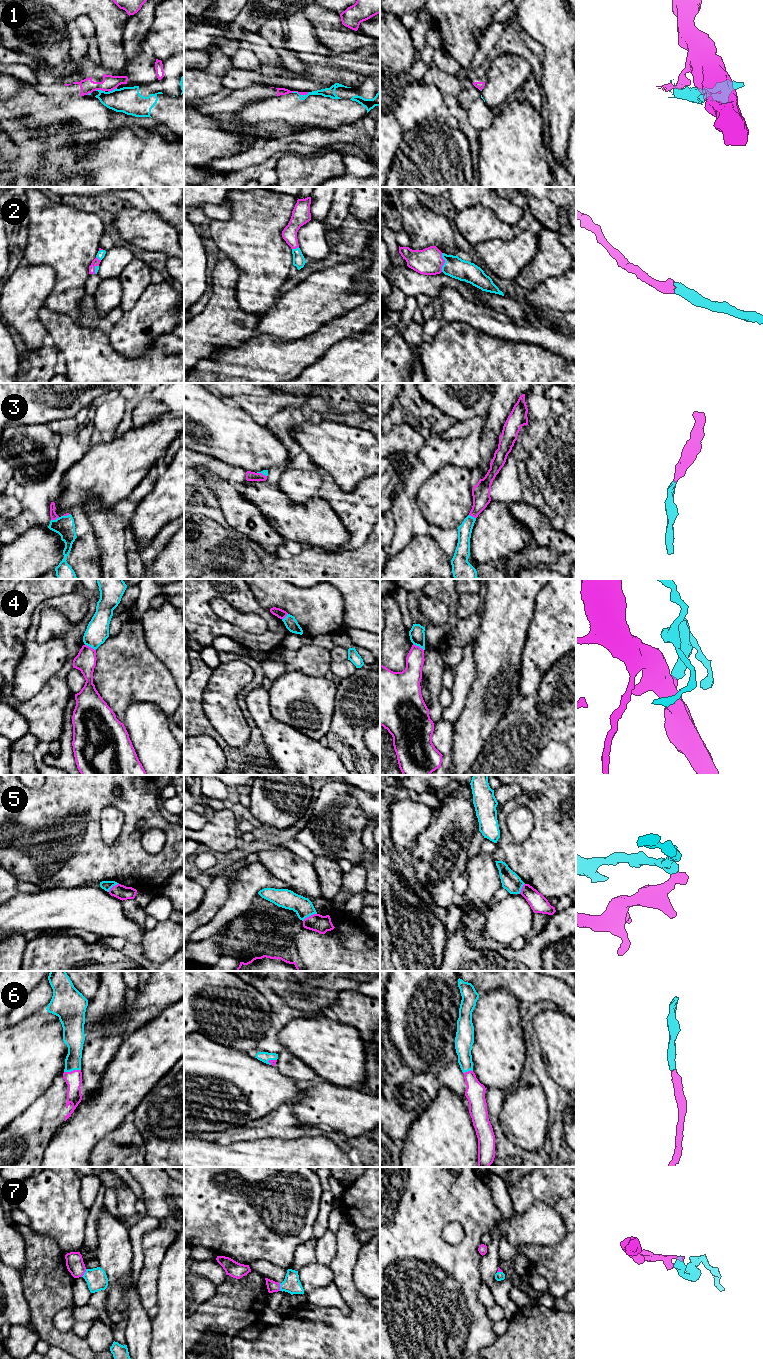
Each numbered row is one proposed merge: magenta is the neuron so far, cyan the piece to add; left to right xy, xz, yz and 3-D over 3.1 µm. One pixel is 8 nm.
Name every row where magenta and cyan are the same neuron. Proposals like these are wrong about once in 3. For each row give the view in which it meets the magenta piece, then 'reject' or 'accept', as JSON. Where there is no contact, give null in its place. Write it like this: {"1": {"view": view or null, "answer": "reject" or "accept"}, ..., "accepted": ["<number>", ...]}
{"1": {"view": "xz", "answer": "reject"}, "2": {"view": "yz", "answer": "accept"}, "3": {"view": "xy", "answer": "accept"}, "4": {"view": "xy", "answer": "reject"}, "5": {"view": "xz", "answer": "reject"}, "6": {"view": "xy", "answer": "accept"}, "7": {"view": "xy", "answer": "accept"}, "accepted": ["2", "3", "6", "7"]}

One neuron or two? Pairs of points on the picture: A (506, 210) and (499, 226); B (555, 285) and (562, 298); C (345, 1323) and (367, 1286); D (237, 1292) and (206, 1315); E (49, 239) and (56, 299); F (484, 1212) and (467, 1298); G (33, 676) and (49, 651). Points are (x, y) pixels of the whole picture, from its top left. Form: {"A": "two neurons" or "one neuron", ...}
{"A": "two neurons", "B": "one neuron", "C": "two neurons", "D": "one neuron", "E": "one neuron", "F": "one neuron", "G": "one neuron"}

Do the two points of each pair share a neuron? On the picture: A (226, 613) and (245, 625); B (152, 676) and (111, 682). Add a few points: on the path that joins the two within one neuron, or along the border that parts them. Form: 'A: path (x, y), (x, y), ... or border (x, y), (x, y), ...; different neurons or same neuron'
A: path (231, 615), (240, 620); same neuron
B: path (142, 677), (121, 679); same neuron

